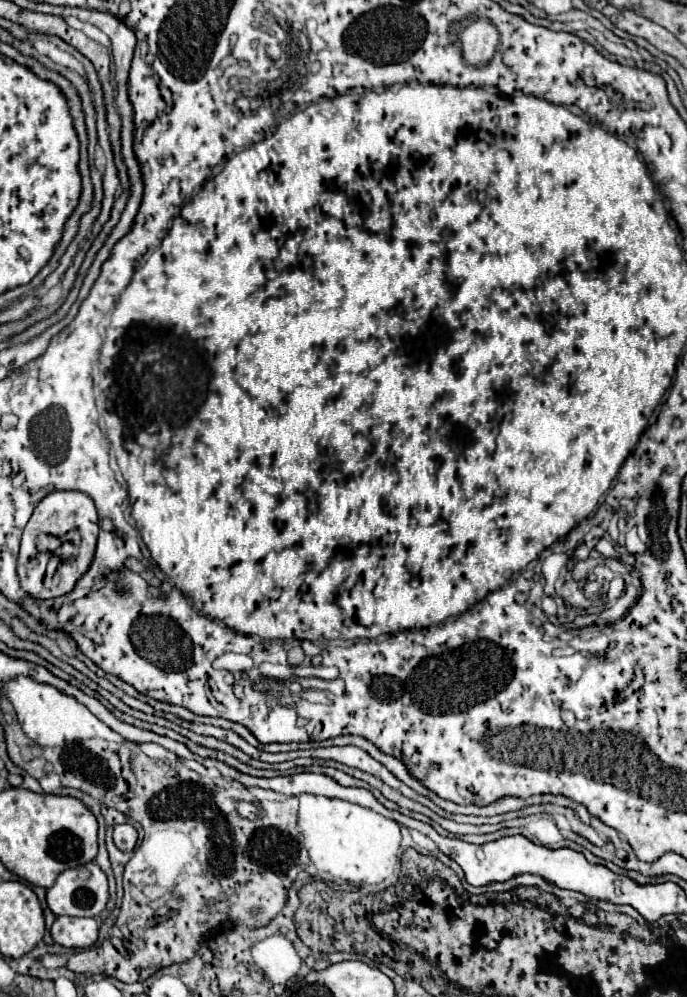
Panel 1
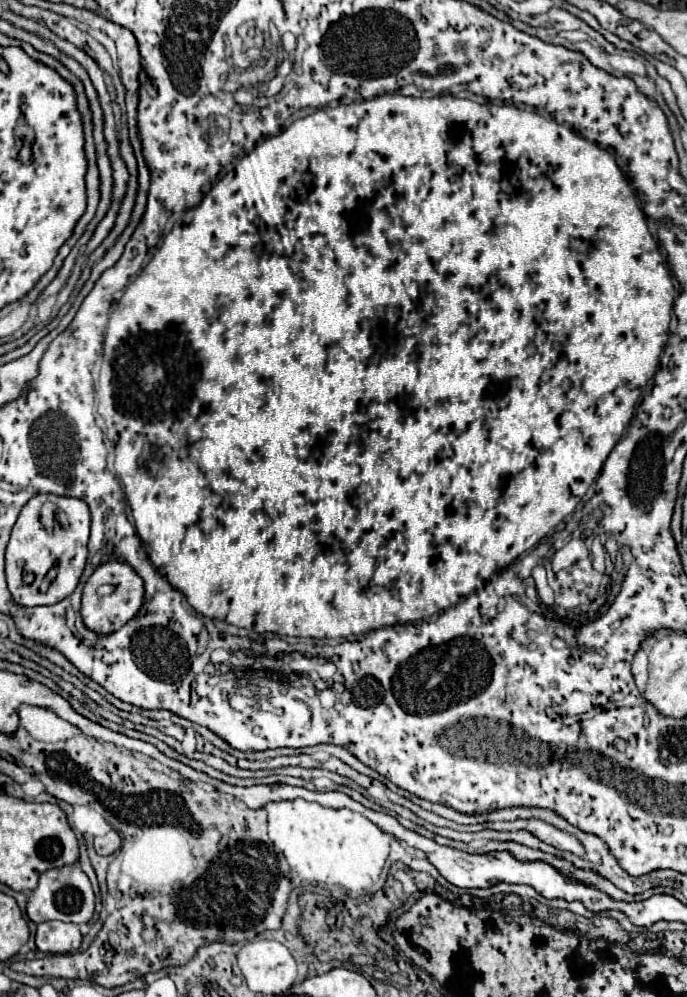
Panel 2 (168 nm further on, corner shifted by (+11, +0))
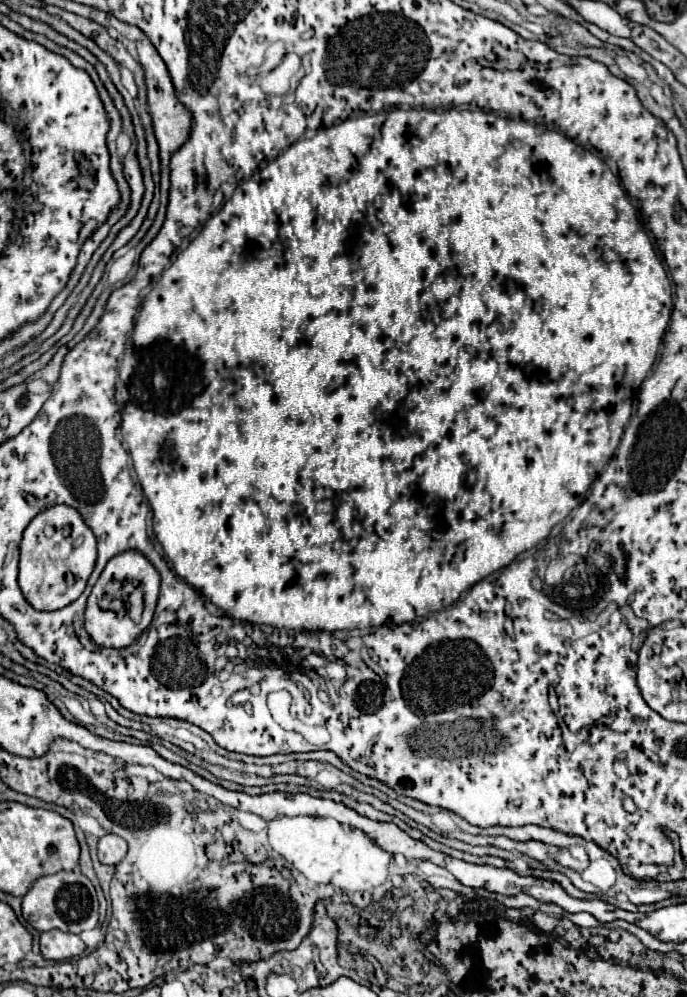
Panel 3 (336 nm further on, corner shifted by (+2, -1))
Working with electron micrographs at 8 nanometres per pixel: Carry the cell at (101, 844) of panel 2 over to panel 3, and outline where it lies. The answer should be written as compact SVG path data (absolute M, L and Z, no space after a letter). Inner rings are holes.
M106 834L98 842L98 860L108 866L116 866L126 856L126 842L120 836Z

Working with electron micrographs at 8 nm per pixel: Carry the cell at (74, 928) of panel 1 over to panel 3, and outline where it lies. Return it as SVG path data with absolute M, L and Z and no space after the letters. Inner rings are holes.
M50 930L40 934L40 952L46 960L70 960L80 956L86 950L80 936L62 932L62 930Z

